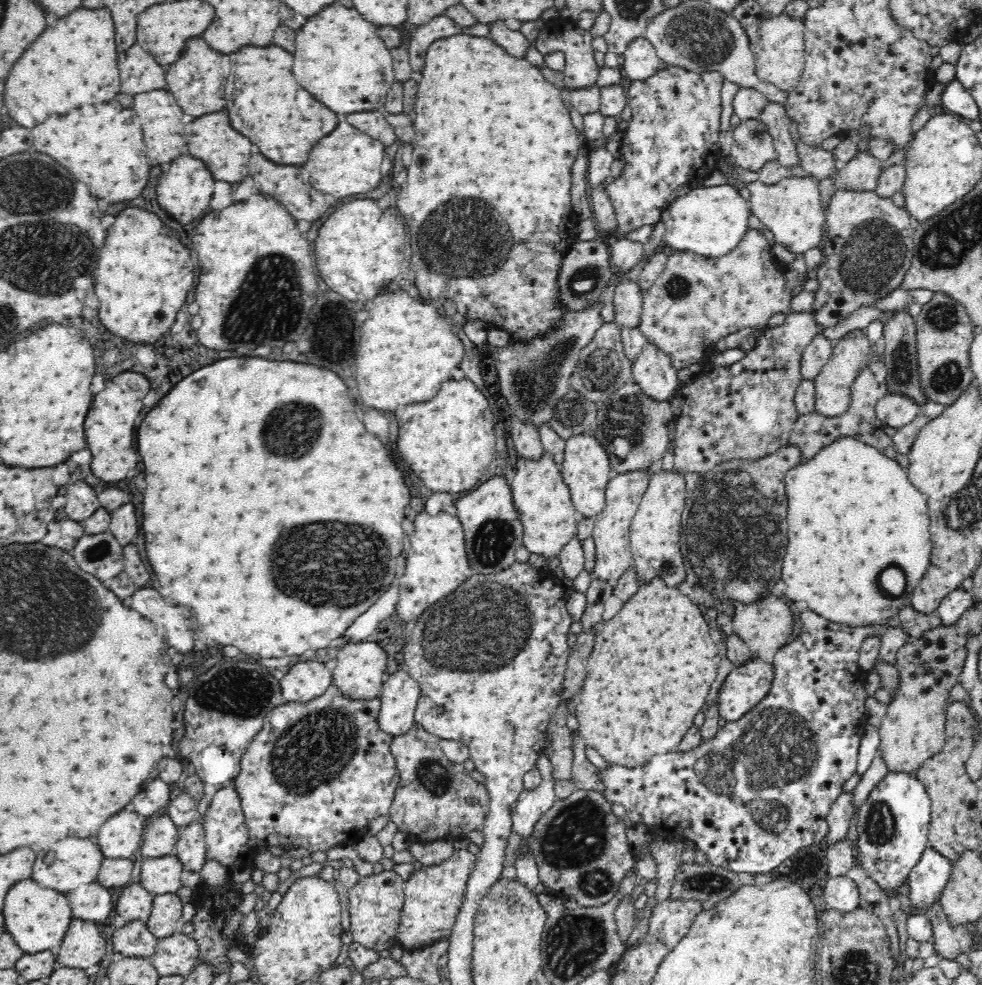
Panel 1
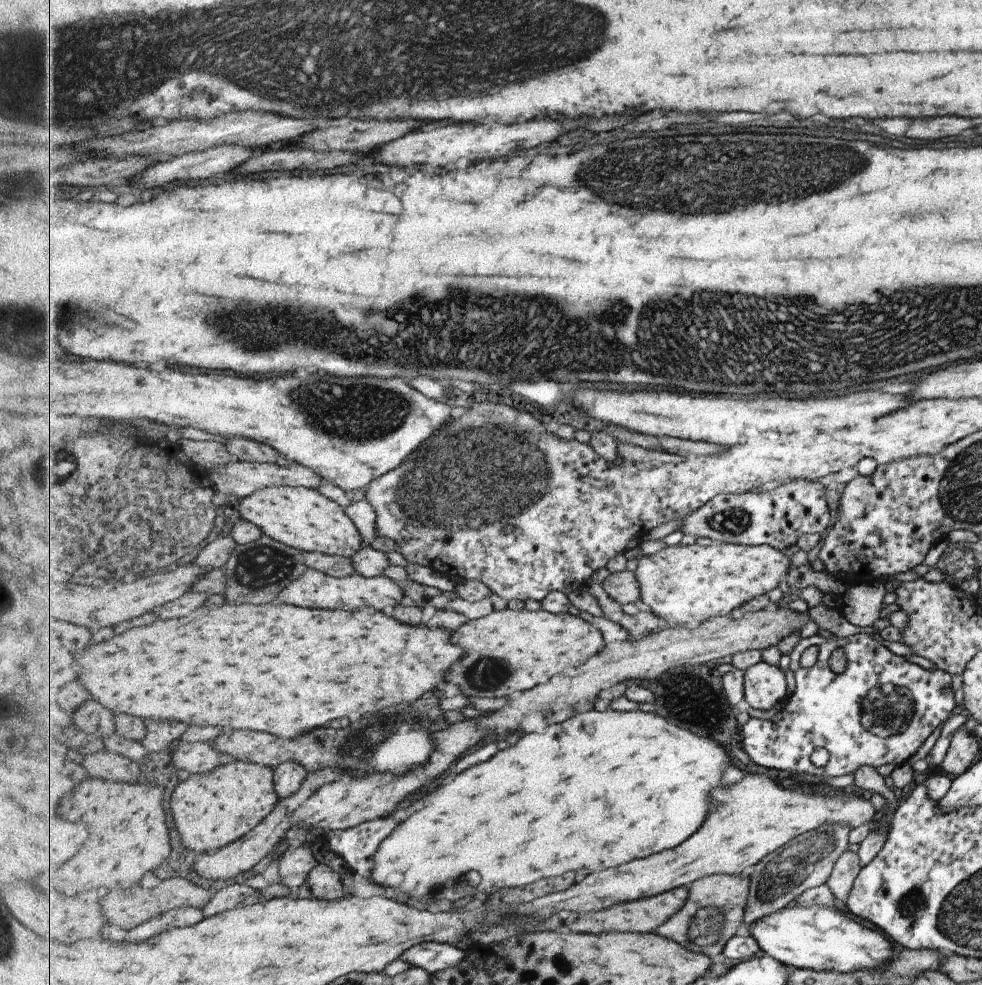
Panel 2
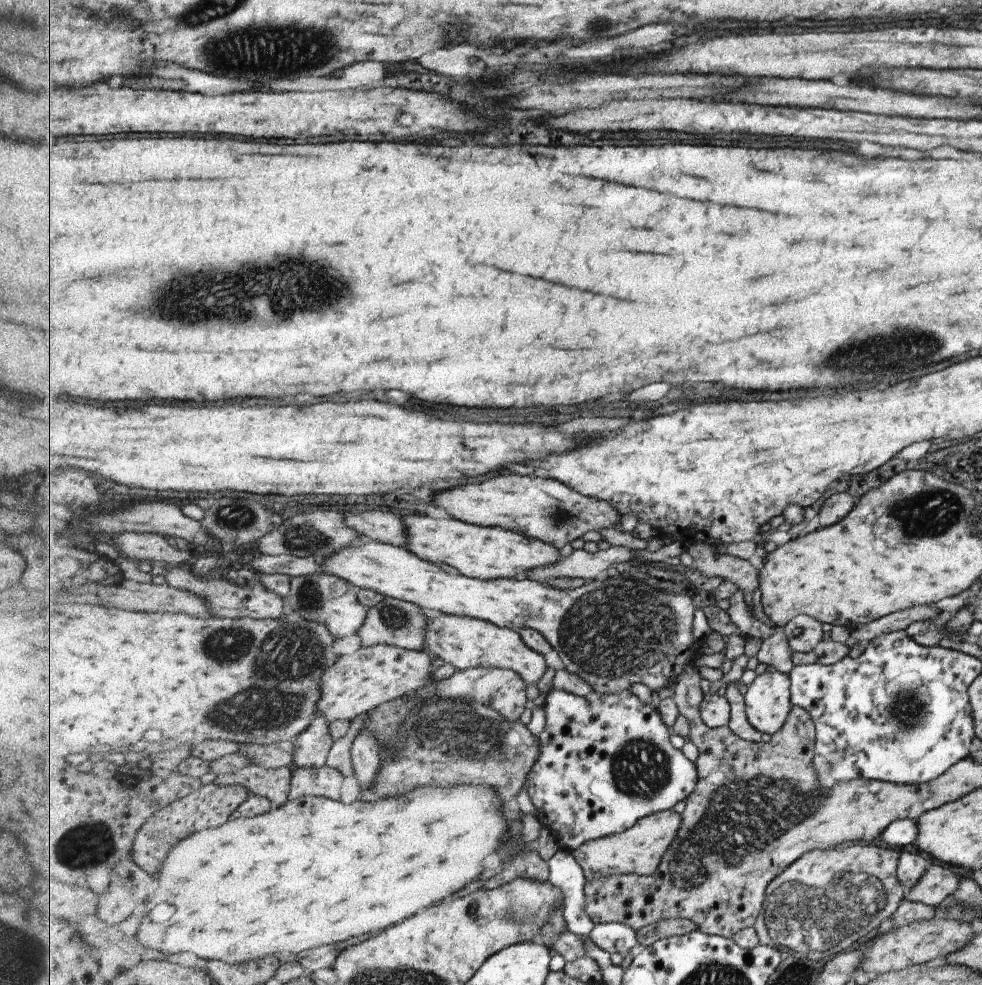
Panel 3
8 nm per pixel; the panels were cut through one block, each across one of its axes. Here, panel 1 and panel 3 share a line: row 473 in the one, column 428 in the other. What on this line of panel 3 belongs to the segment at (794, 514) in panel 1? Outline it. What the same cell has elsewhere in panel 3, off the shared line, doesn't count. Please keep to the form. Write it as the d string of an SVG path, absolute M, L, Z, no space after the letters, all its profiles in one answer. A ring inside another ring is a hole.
M463 784L455 787L423 786L415 788L409 794L403 796L389 796L377 801L355 801L351 805L336 801L327 797L299 798L287 801L277 810L254 816L253 818L229 819L221 828L211 828L196 832L181 840L175 848L169 852L163 868L161 868L161 884L171 894L171 906L175 906L175 914L171 918L169 928L153 928L149 924L143 924L147 932L139 932L141 944L145 948L157 948L163 956L173 956L179 952L195 952L203 960L225 960L229 964L243 964L251 960L259 960L277 952L293 952L296 955L303 954L306 950L329 946L337 942L344 944L343 940L349 940L353 936L371 934L373 930L383 932L394 927L399 922L411 918L419 910L425 910L433 905L450 899L451 894L465 888L472 881L479 880L477 877L483 870L483 860L486 856L495 852L501 845L505 845L505 836L509 832L509 822L505 814L501 812L507 804L501 800L495 788L491 786L475 786L475 784Z

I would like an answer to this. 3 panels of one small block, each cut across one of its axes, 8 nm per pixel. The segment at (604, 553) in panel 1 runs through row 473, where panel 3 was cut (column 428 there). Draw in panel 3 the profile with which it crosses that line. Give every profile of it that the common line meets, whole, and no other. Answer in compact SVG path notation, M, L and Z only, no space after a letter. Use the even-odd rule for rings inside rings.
M430 613L425 634L425 644L429 651L450 663L456 670L473 667L502 668L518 672L528 684L537 683L545 674L547 664L545 656L535 649L529 648L517 631L503 628L486 620L469 616Z

